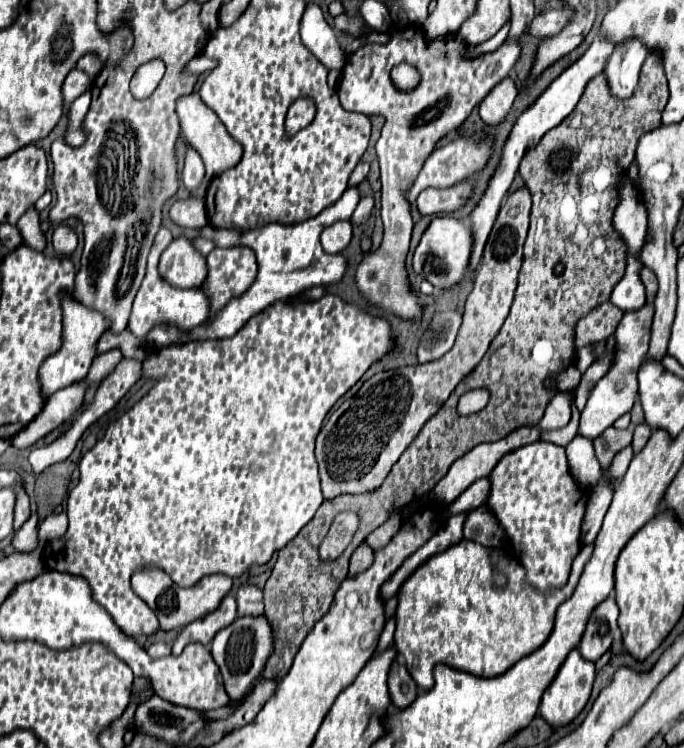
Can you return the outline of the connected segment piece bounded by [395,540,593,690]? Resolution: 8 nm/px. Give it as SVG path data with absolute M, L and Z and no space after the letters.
M461 540L437 552L399 588L395 612L399 658L423 690L433 686L435 664L447 664L483 678L503 674L549 638L555 612L575 592L591 554L593 544L585 544L573 562L569 582L563 588L539 592L525 580L525 568L499 548Z

